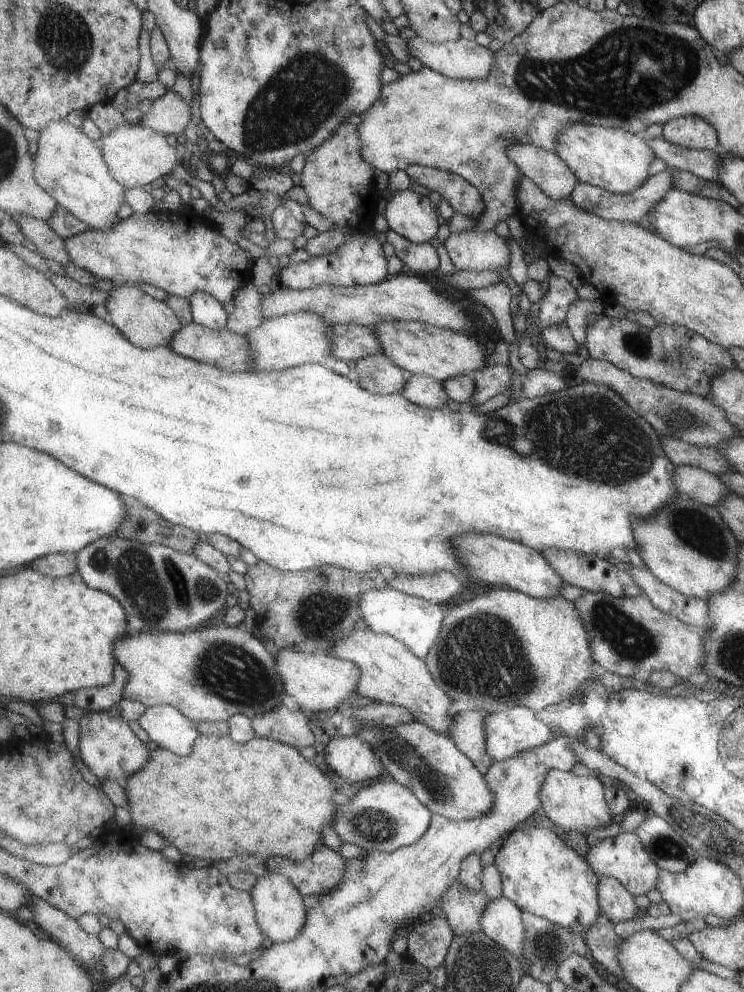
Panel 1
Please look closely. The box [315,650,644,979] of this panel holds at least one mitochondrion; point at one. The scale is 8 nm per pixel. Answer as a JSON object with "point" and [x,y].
{"point":[394,745]}

